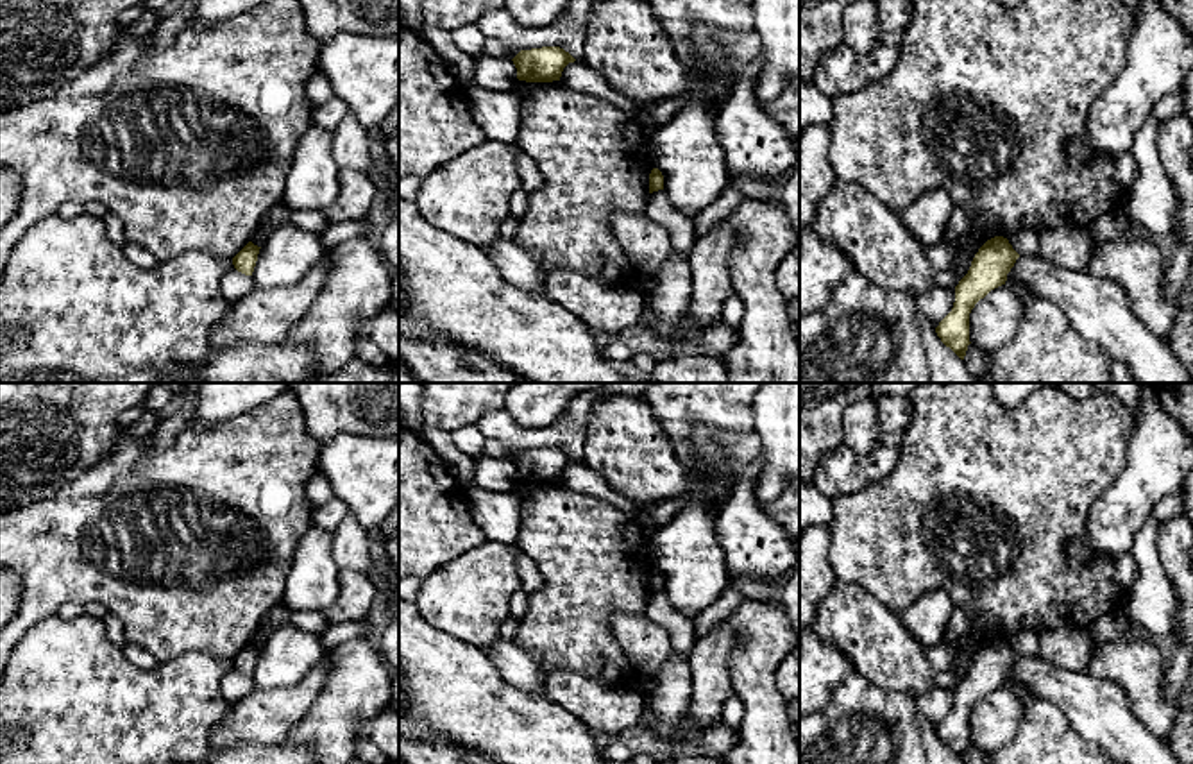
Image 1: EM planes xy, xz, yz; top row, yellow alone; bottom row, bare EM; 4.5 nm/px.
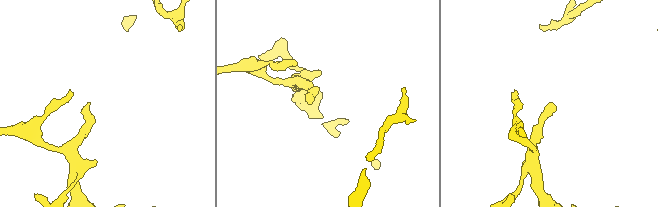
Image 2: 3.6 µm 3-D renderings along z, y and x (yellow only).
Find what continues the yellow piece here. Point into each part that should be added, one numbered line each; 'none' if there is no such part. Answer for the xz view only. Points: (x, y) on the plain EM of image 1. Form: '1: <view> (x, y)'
none

